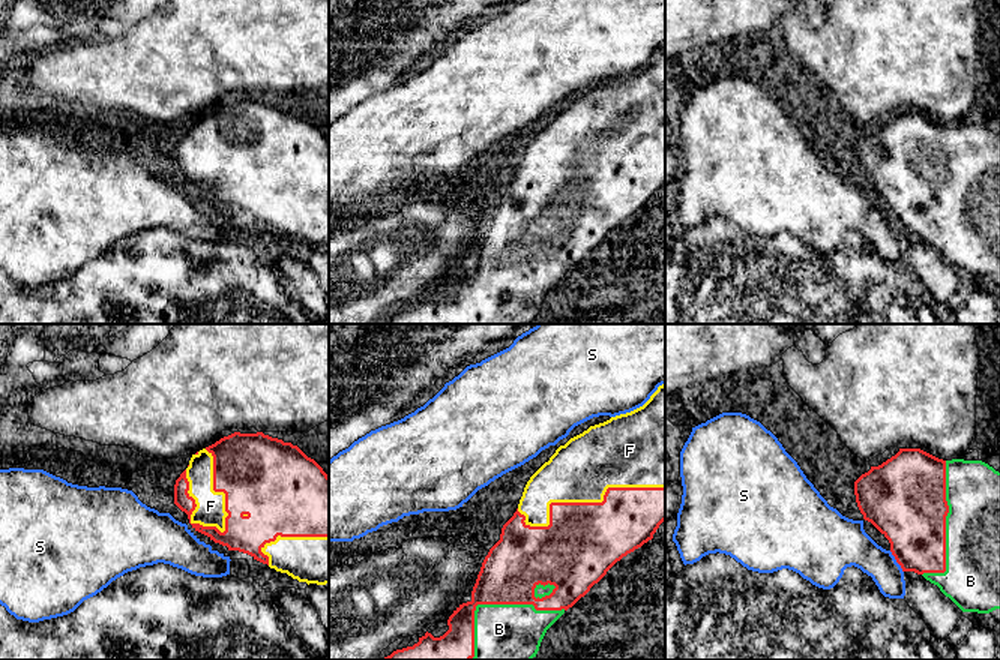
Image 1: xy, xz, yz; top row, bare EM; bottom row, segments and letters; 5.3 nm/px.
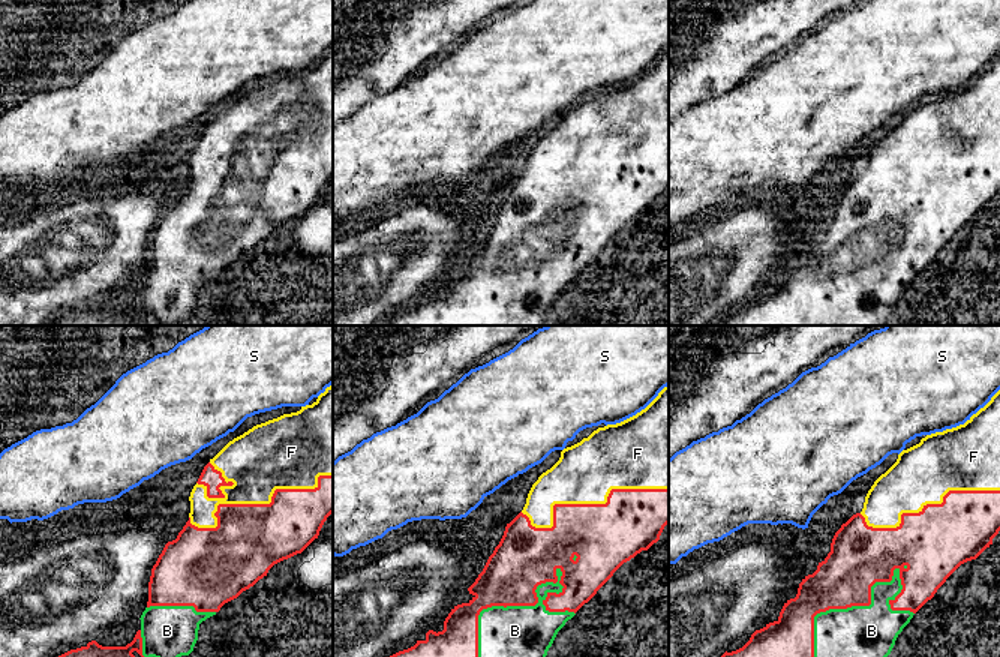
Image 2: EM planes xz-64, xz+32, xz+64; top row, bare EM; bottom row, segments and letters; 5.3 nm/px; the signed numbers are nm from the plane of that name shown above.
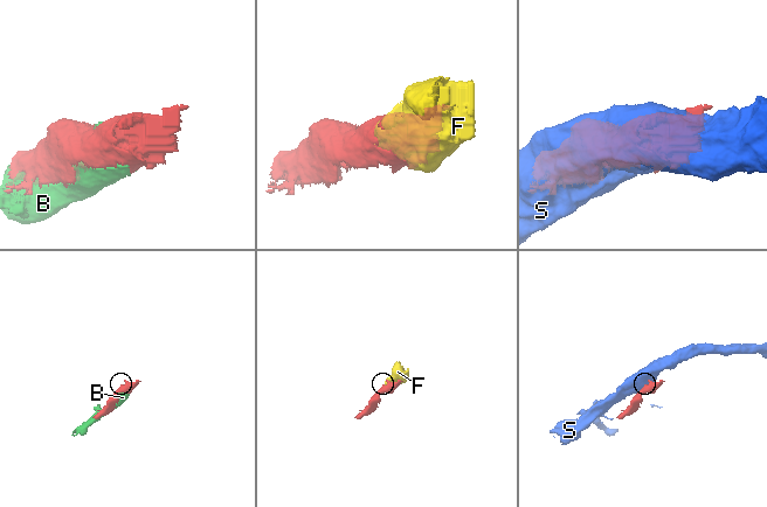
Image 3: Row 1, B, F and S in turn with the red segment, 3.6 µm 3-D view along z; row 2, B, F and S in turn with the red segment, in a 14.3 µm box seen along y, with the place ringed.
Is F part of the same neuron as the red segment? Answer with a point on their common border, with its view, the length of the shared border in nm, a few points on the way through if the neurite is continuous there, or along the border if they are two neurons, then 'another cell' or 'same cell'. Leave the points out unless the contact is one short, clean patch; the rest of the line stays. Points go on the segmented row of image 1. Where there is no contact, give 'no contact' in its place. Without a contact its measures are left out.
contact xz (581, 503); length 800 nm; same cell

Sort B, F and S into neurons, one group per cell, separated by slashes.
B F / S

